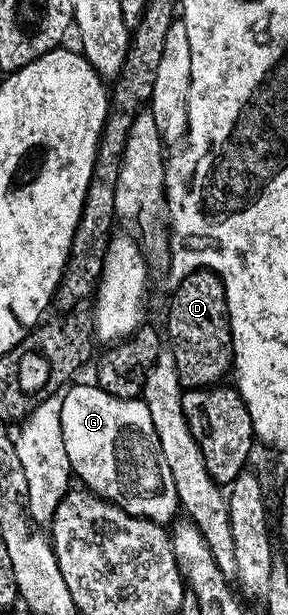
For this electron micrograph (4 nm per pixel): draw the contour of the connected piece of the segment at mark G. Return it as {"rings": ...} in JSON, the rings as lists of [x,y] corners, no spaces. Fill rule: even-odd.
{"rings":[[[72,384],[63,391],[62,397],[59,399],[62,404],[62,444],[66,444],[66,456],[72,465],[73,475],[78,479],[81,478],[83,485],[87,489],[92,490],[107,502],[112,502],[118,508],[122,508],[130,516],[135,518],[145,518],[151,522],[159,522],[168,524],[177,517],[180,510],[180,501],[178,500],[178,488],[174,488],[174,476],[170,476],[170,467],[166,464],[166,456],[162,456],[162,444],[158,444],[158,432],[154,430],[154,420],[150,418],[150,408],[146,408],[146,404],[140,398],[119,398],[104,389],[99,384],[91,384],[92,386],[76,386]]]}

